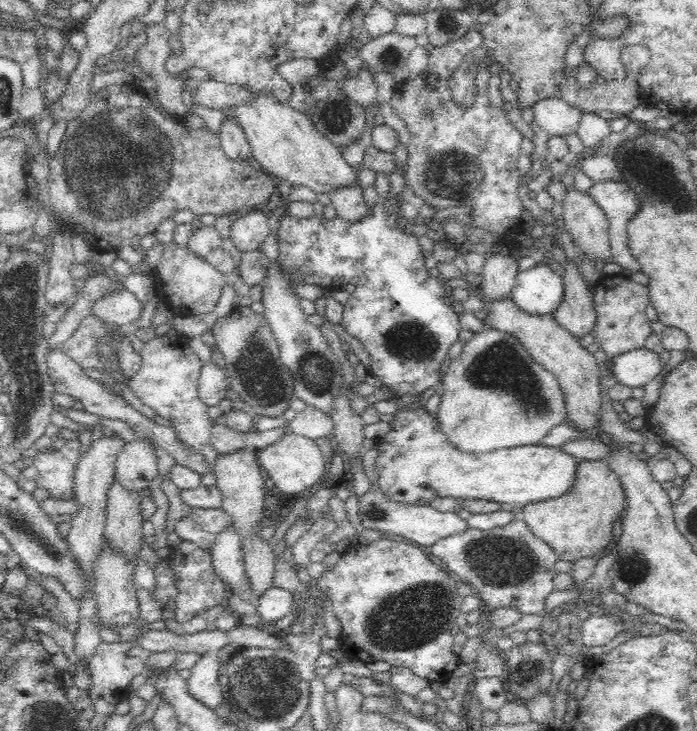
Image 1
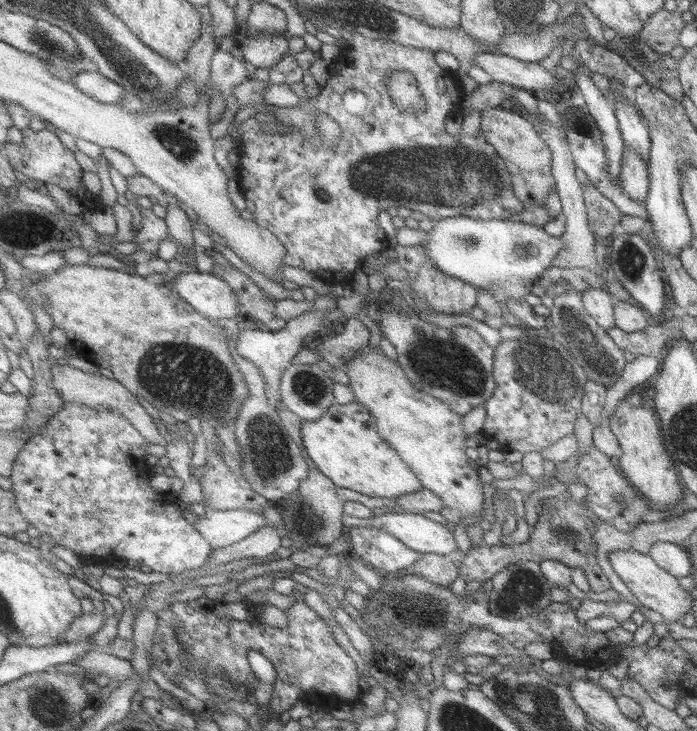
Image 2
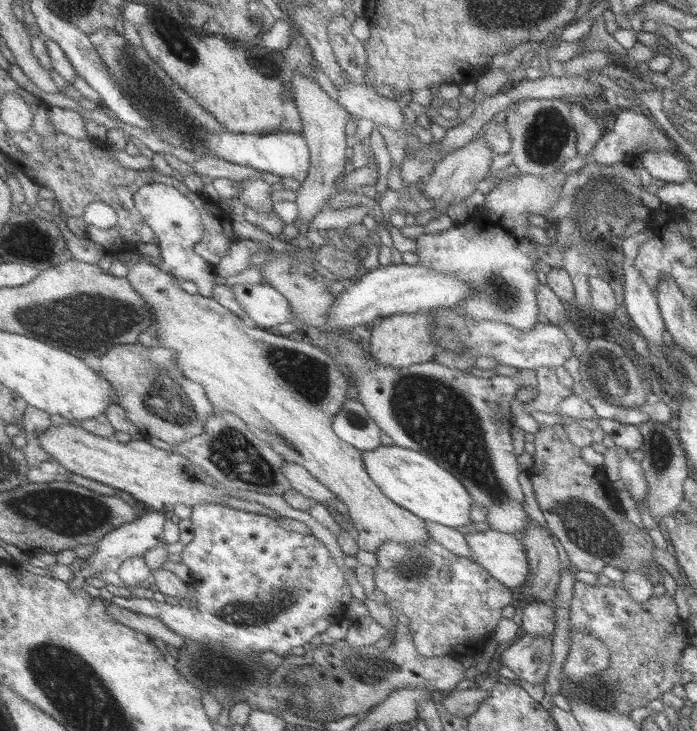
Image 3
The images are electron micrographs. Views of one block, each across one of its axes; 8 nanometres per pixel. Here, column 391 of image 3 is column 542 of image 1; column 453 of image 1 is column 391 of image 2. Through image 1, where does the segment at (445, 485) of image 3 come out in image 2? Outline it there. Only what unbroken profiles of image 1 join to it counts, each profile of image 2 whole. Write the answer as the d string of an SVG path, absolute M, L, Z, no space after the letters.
M356 400L351 404L335 404L321 419L305 421L301 434L309 461L337 486L365 496L394 499L422 488L399 451L379 434L371 411Z

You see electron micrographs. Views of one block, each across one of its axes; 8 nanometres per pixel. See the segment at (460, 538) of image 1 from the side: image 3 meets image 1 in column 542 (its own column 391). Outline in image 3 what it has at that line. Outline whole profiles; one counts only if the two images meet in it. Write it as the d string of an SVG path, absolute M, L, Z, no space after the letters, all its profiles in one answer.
M387 541L385 545L377 551L376 554L377 565L375 566L375 590L383 593L387 605L385 606L391 610L396 615L404 614L410 621L408 627L410 628L411 638L413 641L412 646L417 652L419 657L434 658L439 656L447 656L460 659L462 657L468 656L472 657L475 653L482 652L486 639L491 634L491 632L496 627L496 624L501 619L501 609L511 604L511 592L505 586L501 586L499 582L495 581L495 578L487 575L487 572L483 568L479 568L475 563L471 562L469 559L462 558L457 555L451 554L447 551L445 547L439 546L438 542L427 541L423 542L423 545L415 545L415 547L407 547L403 544L398 544L395 541Z

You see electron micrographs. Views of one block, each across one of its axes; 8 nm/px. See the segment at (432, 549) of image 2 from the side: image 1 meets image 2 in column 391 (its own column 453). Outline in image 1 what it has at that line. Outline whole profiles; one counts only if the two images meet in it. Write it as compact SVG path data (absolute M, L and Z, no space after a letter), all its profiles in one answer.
M373 483L372 488L361 498L352 491L352 497L348 498L347 514L356 514L356 522L360 522L360 526L364 526L366 530L378 531L384 537L400 538L419 547L433 546L441 539L458 535L469 528L468 523L457 515L457 511L439 511L429 504L426 506L400 504L386 497Z

